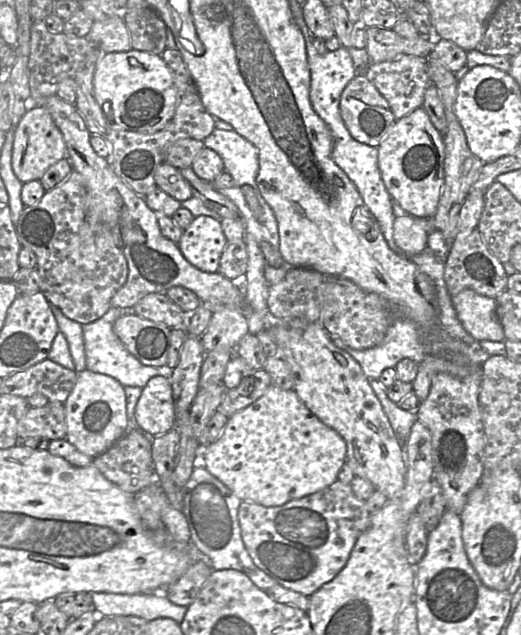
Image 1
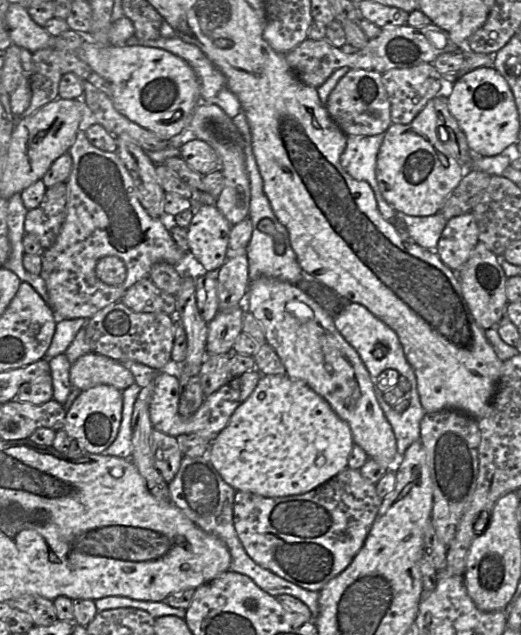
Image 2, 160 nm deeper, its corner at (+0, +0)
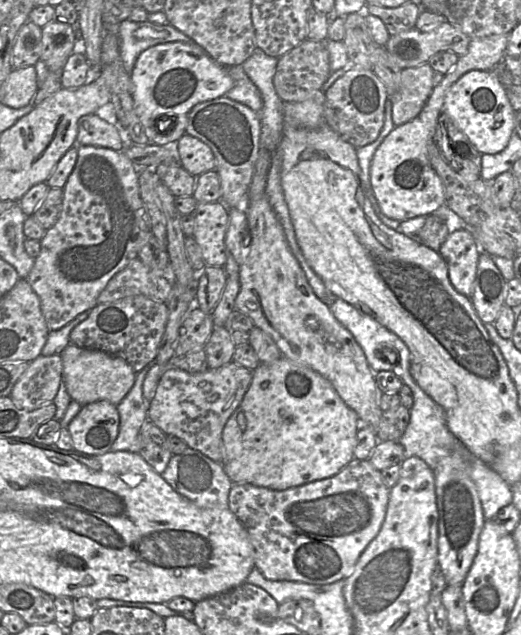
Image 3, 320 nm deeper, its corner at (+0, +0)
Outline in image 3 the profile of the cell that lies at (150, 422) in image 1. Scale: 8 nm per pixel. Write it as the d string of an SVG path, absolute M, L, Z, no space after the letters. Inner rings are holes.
M233 361L222 367L195 374L169 365L164 369L158 382L150 403L148 420L166 436L181 439L189 448L221 464L224 426L240 405L252 378L253 371Z

